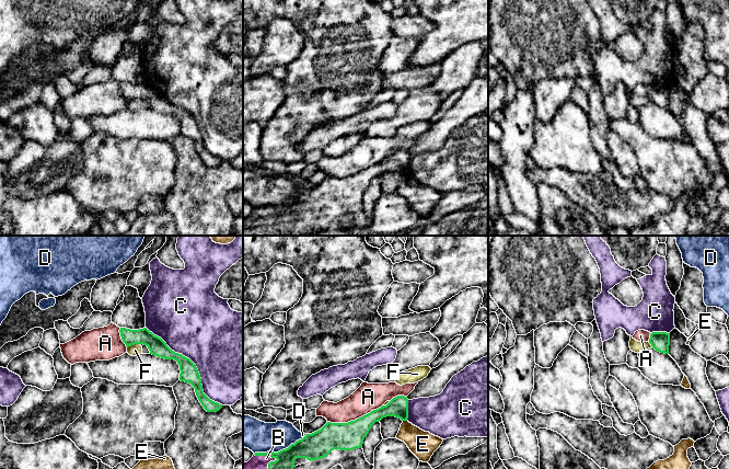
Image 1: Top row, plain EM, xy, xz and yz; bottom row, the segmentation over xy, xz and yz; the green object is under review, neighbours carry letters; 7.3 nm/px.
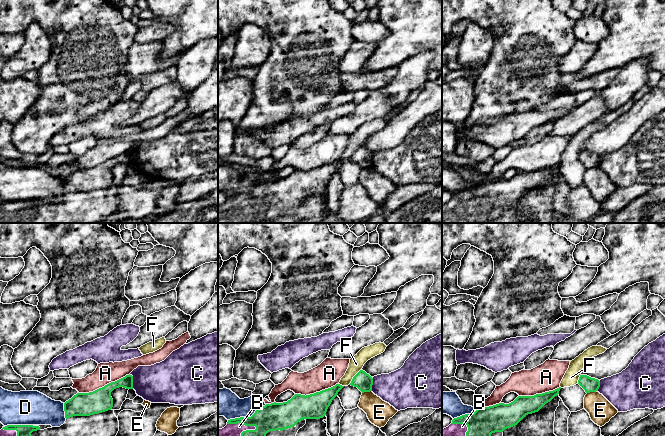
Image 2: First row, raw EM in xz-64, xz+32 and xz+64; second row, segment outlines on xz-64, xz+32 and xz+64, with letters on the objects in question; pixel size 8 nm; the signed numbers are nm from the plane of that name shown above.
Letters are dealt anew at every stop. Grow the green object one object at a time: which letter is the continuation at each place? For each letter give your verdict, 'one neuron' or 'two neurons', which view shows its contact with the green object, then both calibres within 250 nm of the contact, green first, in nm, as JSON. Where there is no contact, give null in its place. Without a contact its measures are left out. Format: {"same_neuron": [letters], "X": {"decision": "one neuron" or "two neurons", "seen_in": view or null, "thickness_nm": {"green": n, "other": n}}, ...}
{"same_neuron": ["B"], "A": {"decision": "two neurons", "seen_in": "xz", "thickness_nm": {"green": 200, "other": 200}}, "B": {"decision": "one neuron", "seen_in": "xz", "thickness_nm": {"green": 130, "other": 100}}, "C": {"decision": "two neurons", "seen_in": "xy", "thickness_nm": {"green": 130, "other": 500}}, "D": {"decision": "two neurons", "seen_in": "xz", "thickness_nm": {"green": 190, "other": 220}}, "E": {"decision": "two neurons", "seen_in": "xz", "thickness_nm": {"green": 150, "other": 190}}, "F": {"decision": "two neurons", "seen_in": "xy", "thickness_nm": {"green": 130, "other": 90}}}

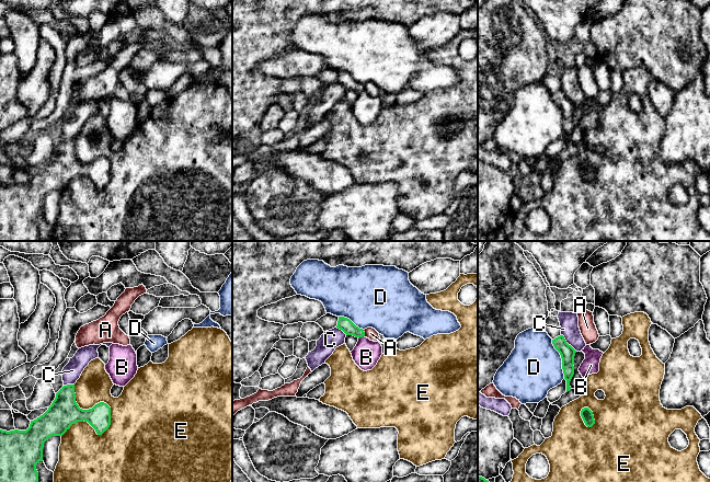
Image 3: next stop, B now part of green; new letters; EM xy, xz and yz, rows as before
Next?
{"same_neuron": [], "A": {"decision": "two neurons", "seen_in": "xz", "thickness_nm": {"green": 100, "other": 90}}, "B": {"decision": "two neurons", "seen_in": "xz", "thickness_nm": {"green": 100, "other": 200}}, "C": {"decision": "two neurons", "seen_in": "yz", "thickness_nm": {"green": 110, "other": 140}}, "D": {"decision": "two neurons", "seen_in": "yz", "thickness_nm": {"green": 110, "other": 400}}, "E": {"decision": "two neurons", "seen_in": "xy", "thickness_nm": {"green": 200, "other": 380}}}

